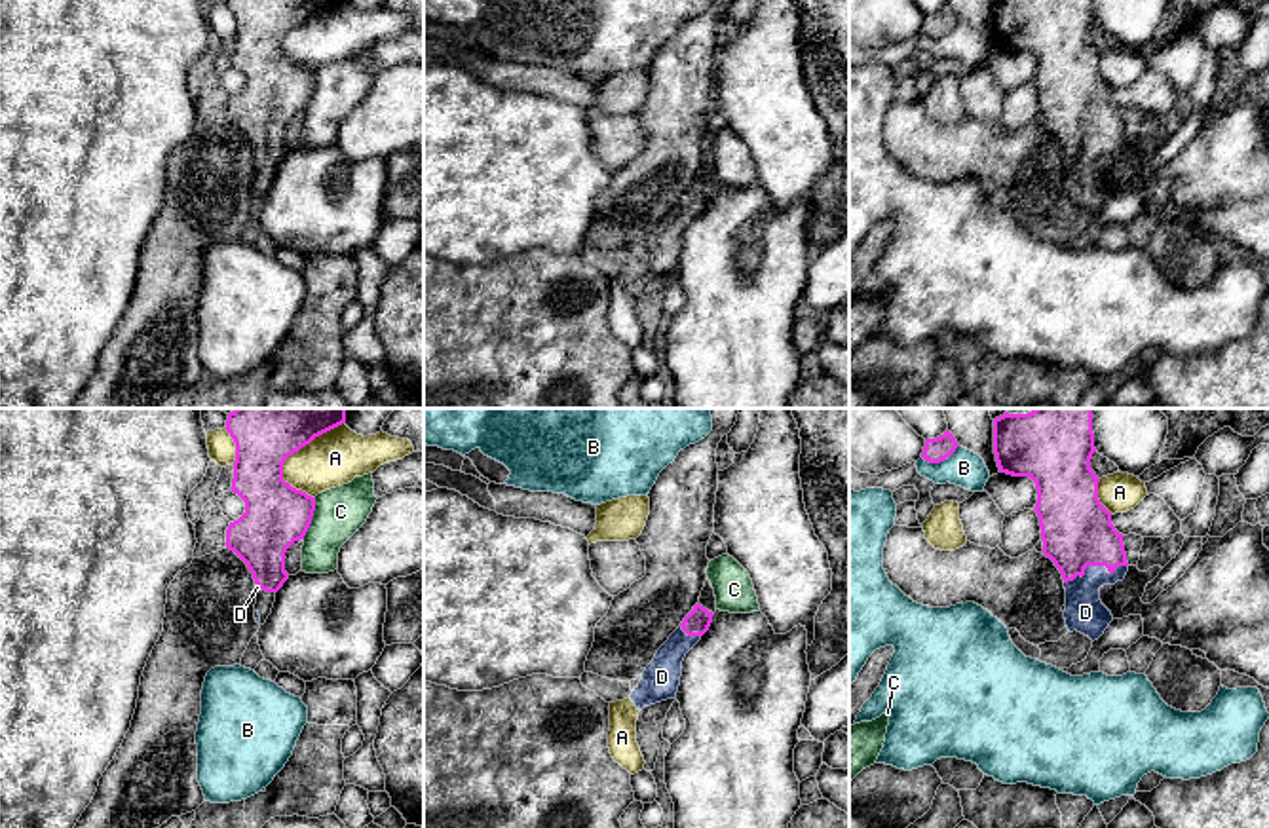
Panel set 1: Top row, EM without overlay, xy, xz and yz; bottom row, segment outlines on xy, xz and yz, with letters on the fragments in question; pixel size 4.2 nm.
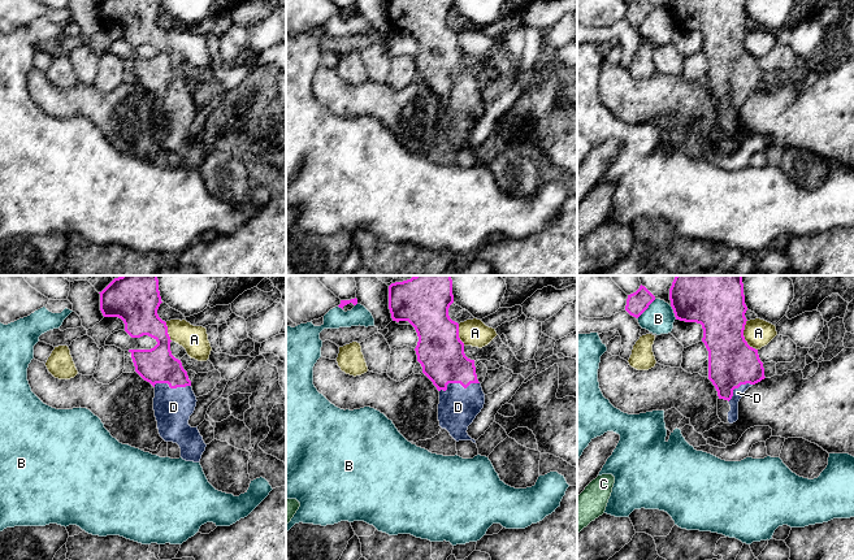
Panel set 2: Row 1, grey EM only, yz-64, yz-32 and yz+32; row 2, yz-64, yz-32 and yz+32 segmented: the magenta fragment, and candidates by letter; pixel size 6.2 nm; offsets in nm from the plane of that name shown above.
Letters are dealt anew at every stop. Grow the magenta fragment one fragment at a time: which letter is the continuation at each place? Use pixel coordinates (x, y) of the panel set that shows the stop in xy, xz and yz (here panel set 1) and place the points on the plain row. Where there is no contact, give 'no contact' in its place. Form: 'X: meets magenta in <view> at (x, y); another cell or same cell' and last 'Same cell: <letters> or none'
A: meets magenta in xy at (303, 19); another cell
B: meets magenta in yz at (941, 35); another cell
C: meets magenta in xy at (310, 94); another cell
D: meets magenta in yz at (1093, 139); same cell
Same cell: D

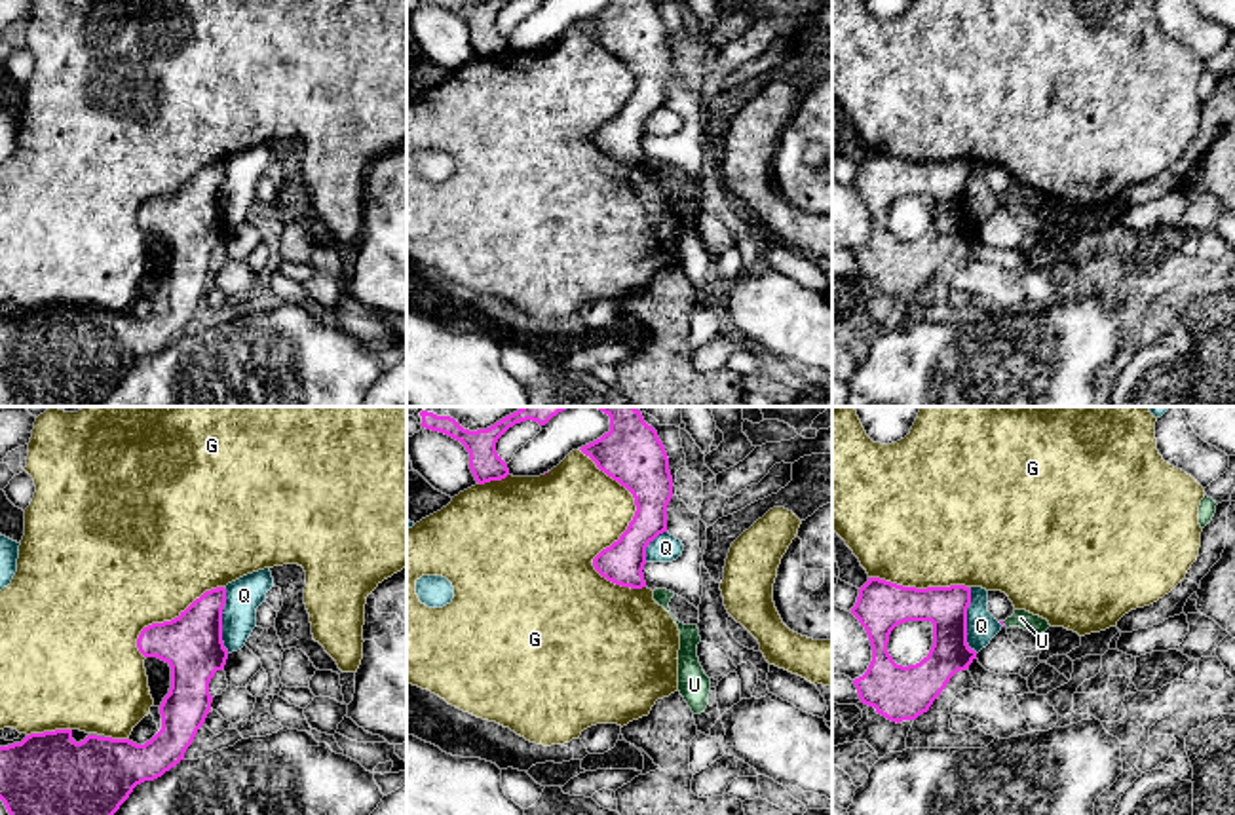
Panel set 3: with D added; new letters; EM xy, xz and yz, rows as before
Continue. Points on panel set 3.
G: meets magenta in xz at (626, 105); another cell
Q: meets magenta in yz at (966, 196); another cell
U: meets magenta in yz at (1002, 198); another cell
Same cell: none

